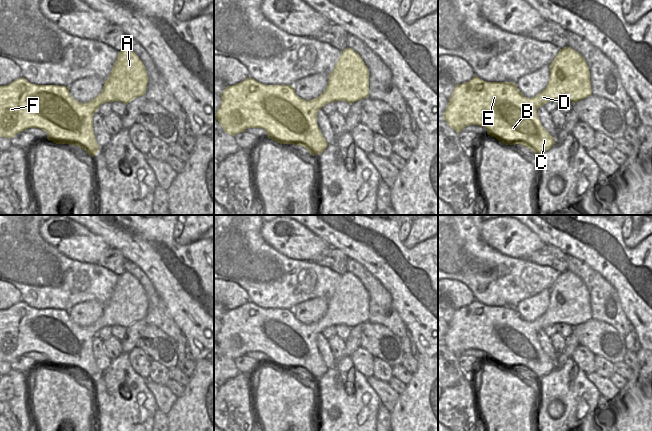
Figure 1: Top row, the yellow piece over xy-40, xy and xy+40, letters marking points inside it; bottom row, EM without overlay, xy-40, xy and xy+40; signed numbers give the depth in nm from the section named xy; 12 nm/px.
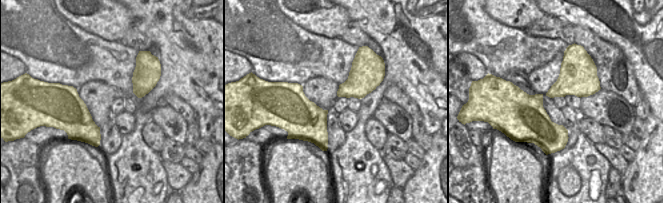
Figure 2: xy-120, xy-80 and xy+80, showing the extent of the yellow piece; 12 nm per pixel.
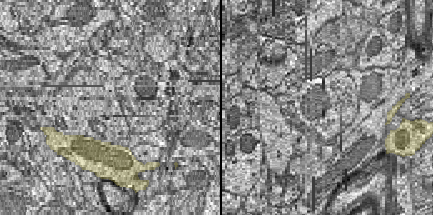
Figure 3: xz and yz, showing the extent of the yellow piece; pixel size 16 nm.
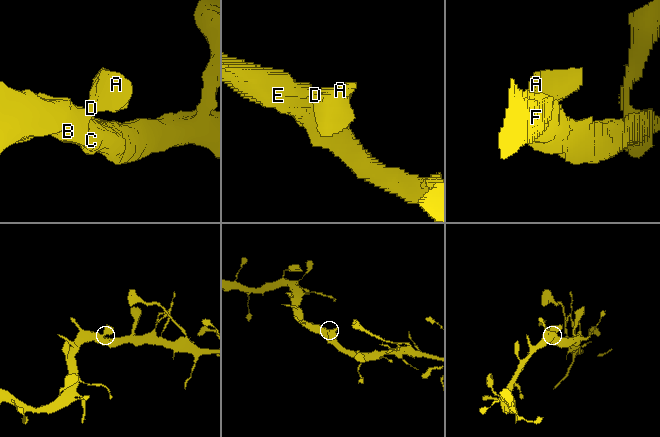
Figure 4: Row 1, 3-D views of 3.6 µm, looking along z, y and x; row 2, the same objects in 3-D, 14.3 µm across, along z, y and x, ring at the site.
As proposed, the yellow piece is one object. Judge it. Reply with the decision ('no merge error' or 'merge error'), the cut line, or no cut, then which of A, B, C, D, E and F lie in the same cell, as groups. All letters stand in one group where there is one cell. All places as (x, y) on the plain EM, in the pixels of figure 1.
no merge error | no cut | A B C D E F

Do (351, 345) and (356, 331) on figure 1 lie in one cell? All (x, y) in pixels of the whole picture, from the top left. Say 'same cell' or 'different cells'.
same cell

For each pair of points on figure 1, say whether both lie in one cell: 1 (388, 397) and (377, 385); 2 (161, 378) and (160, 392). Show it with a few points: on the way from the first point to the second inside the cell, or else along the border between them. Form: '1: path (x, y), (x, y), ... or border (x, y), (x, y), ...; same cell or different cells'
1: path (386, 394), (380, 388); same cell
2: border (148, 379), (165, 385); different cells

